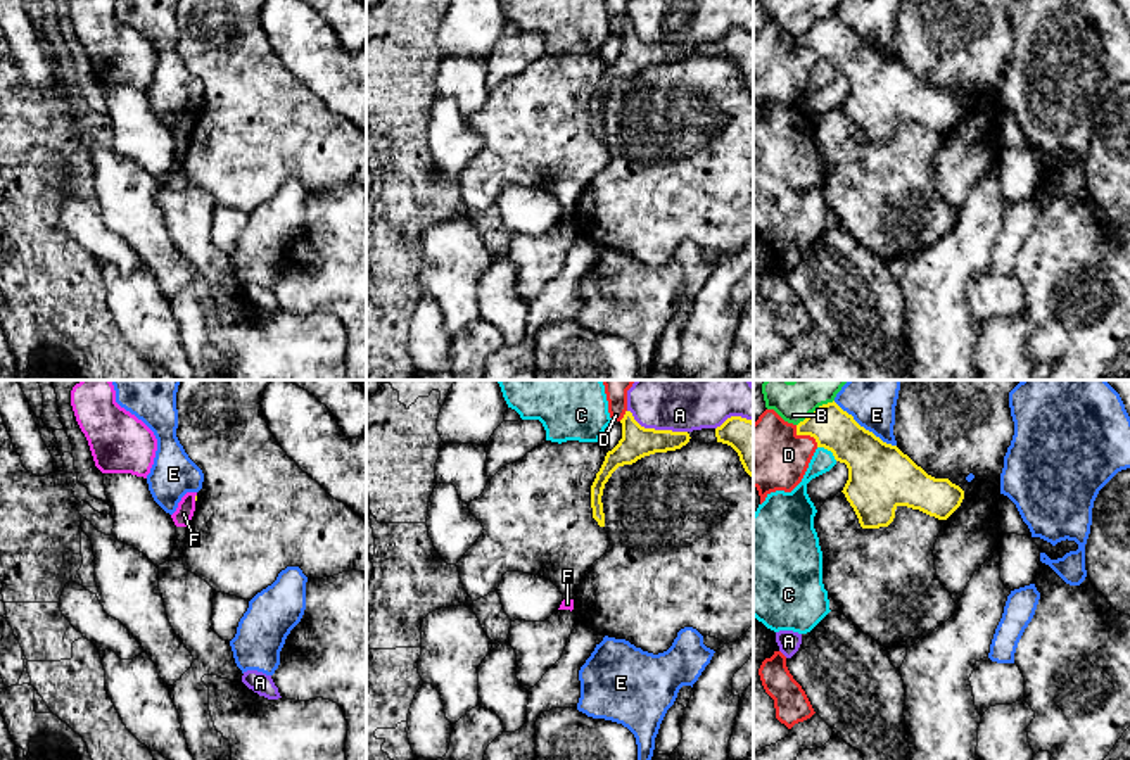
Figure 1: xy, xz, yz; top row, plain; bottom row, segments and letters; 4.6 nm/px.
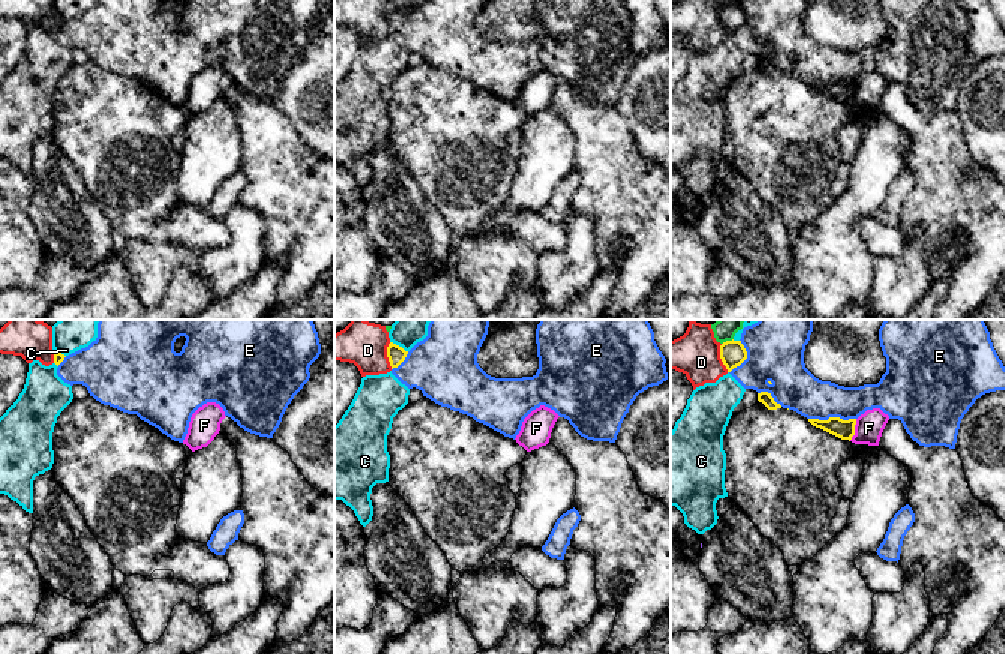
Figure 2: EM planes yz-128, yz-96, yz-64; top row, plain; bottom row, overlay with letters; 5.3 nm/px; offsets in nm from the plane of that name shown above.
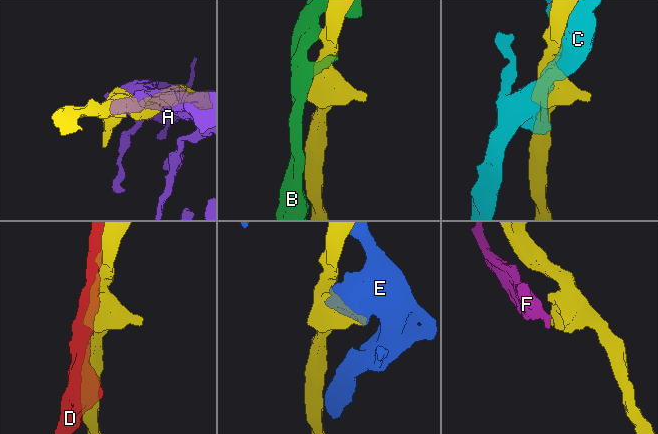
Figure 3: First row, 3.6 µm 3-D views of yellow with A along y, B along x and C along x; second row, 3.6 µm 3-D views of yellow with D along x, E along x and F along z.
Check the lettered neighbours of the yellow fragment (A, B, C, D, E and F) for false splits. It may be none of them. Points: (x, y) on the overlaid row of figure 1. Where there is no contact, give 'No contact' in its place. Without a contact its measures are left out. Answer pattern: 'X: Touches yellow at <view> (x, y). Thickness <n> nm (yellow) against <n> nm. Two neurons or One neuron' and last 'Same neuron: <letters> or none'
A: Touches yellow at xz (657, 430). Thickness 150 nm (yellow) against 440 nm. Two neurons
B: Touches yellow at yz (816, 410). Thickness 200 nm (yellow) against 220 nm. Two neurons
C: Touches yellow at yz (828, 449). Thickness 280 nm (yellow) against 110 nm. Two neurons
D: Touches yellow at yz (806, 434). Thickness 200 nm (yellow) against 320 nm. Two neurons
E: Touches yellow at yz (863, 427). Thickness 300 nm (yellow) against 240 nm. Two neurons
F: Touches yellow at xy (196, 498). Thickness 20 nm (yellow) against 90 nm. Two neurons
Same neuron: none

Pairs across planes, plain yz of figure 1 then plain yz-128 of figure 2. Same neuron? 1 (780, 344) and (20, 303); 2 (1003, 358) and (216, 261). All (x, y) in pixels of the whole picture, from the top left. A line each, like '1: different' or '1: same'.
1: different
2: same

